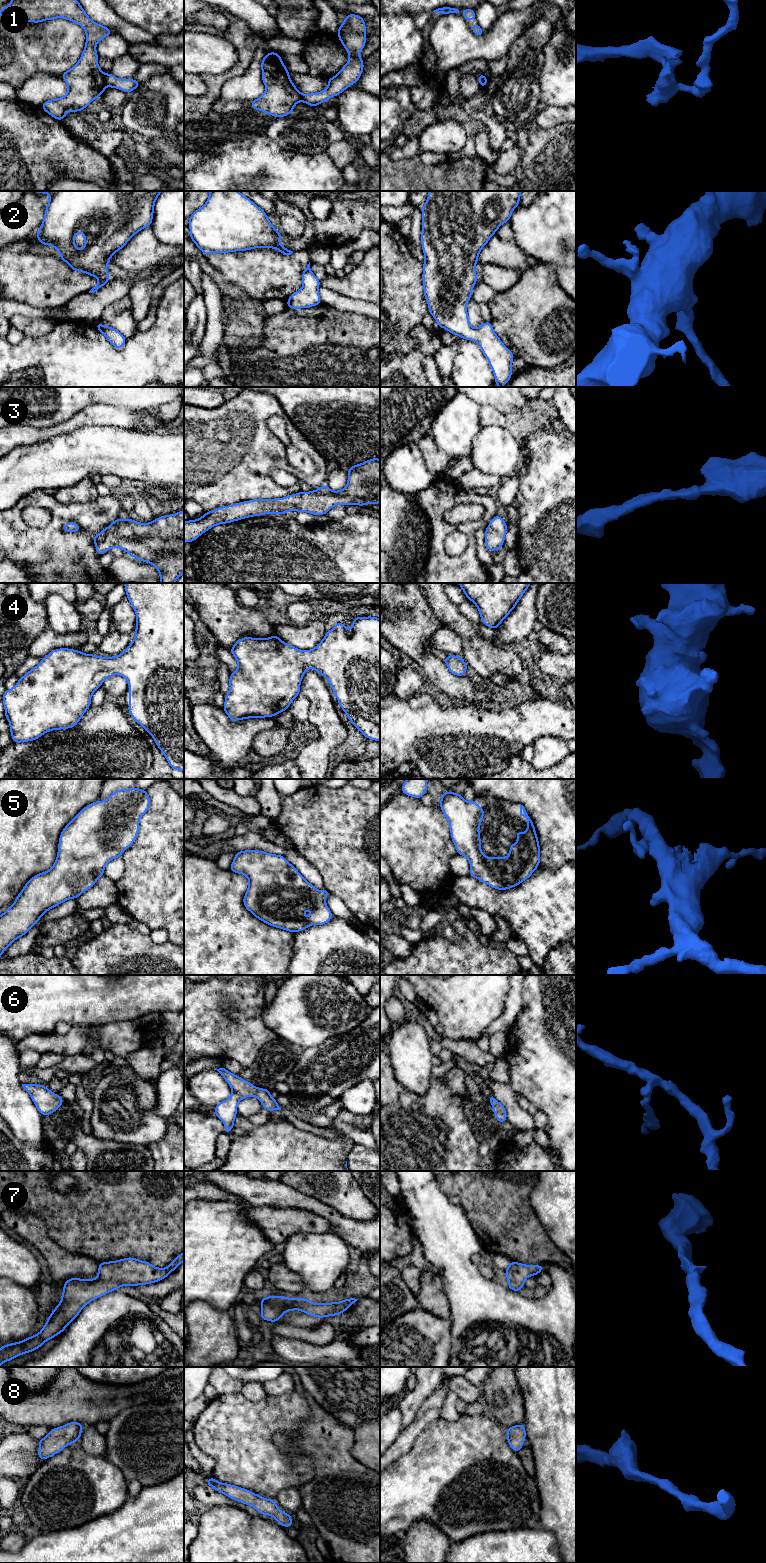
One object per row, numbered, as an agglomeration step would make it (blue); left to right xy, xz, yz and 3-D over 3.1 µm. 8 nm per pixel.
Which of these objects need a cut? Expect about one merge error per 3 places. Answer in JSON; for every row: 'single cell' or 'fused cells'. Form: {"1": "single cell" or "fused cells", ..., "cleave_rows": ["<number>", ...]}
{"1": "fused cells", "2": "single cell", "3": "single cell", "4": "single cell", "5": "single cell", "6": "single cell", "7": "single cell", "8": "single cell", "cleave_rows": ["1"]}

